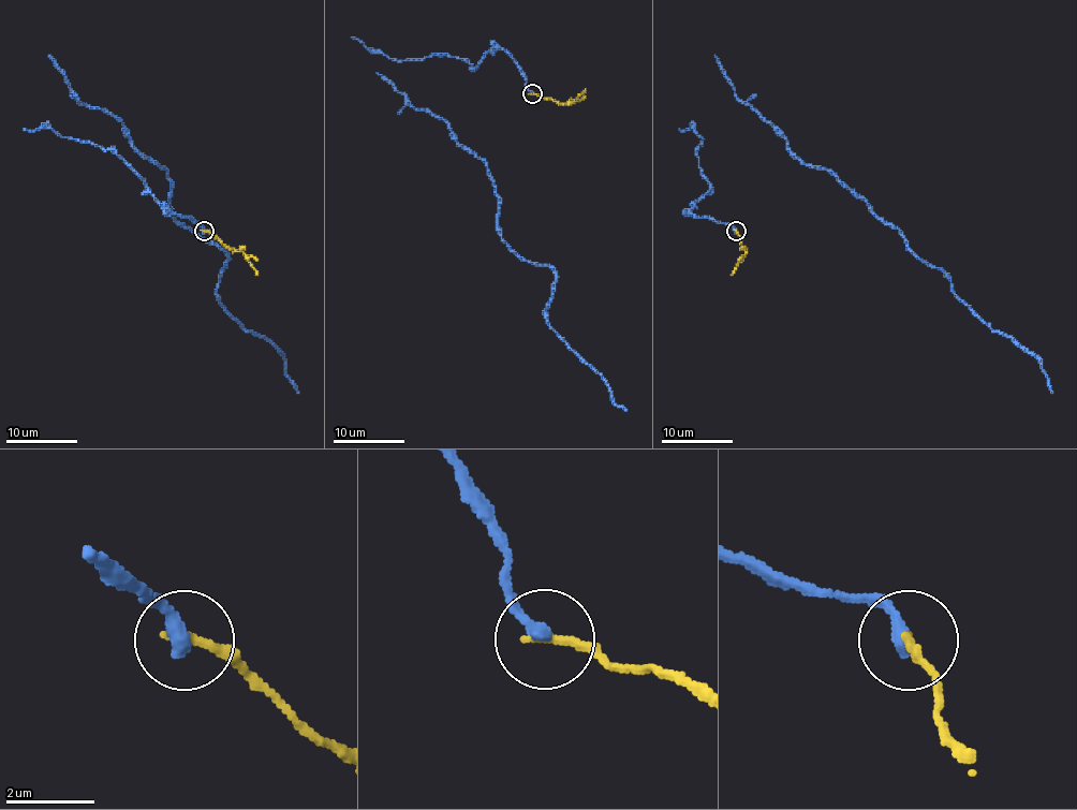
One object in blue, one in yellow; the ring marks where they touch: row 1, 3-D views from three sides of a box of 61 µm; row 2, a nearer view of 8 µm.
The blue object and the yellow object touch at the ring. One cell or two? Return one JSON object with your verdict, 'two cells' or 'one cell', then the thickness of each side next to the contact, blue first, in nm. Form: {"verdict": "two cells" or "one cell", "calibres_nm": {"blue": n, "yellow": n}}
{"verdict": "two cells", "calibres_nm": {"blue": 360, "yellow": 220}}

